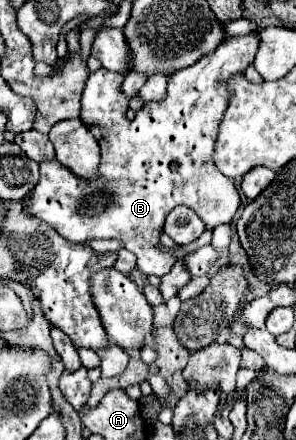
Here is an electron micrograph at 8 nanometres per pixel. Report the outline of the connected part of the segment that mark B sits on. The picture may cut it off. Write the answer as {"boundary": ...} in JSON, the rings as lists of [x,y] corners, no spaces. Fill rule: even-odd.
{"boundary":[[[257,33],[227,37],[211,55],[173,73],[165,101],[145,105],[145,109],[137,111],[133,121],[125,116],[130,98],[121,91],[124,76],[107,69],[91,73],[81,97],[81,113],[87,129],[101,141],[99,179],[85,181],[61,167],[59,161],[45,161],[41,163],[39,183],[25,199],[25,213],[47,223],[71,243],[117,239],[125,249],[137,255],[137,267],[145,275],[163,277],[169,273],[175,259],[169,253],[157,251],[157,243],[171,209],[189,205],[203,219],[205,227],[213,231],[221,223],[231,223],[239,207],[239,193],[233,179],[213,167],[211,155],[229,101],[227,81],[253,63],[257,49]],[[171,147],[187,147],[187,151],[169,151],[169,157],[165,157],[165,149]],[[121,157],[125,157],[123,167]]]}

